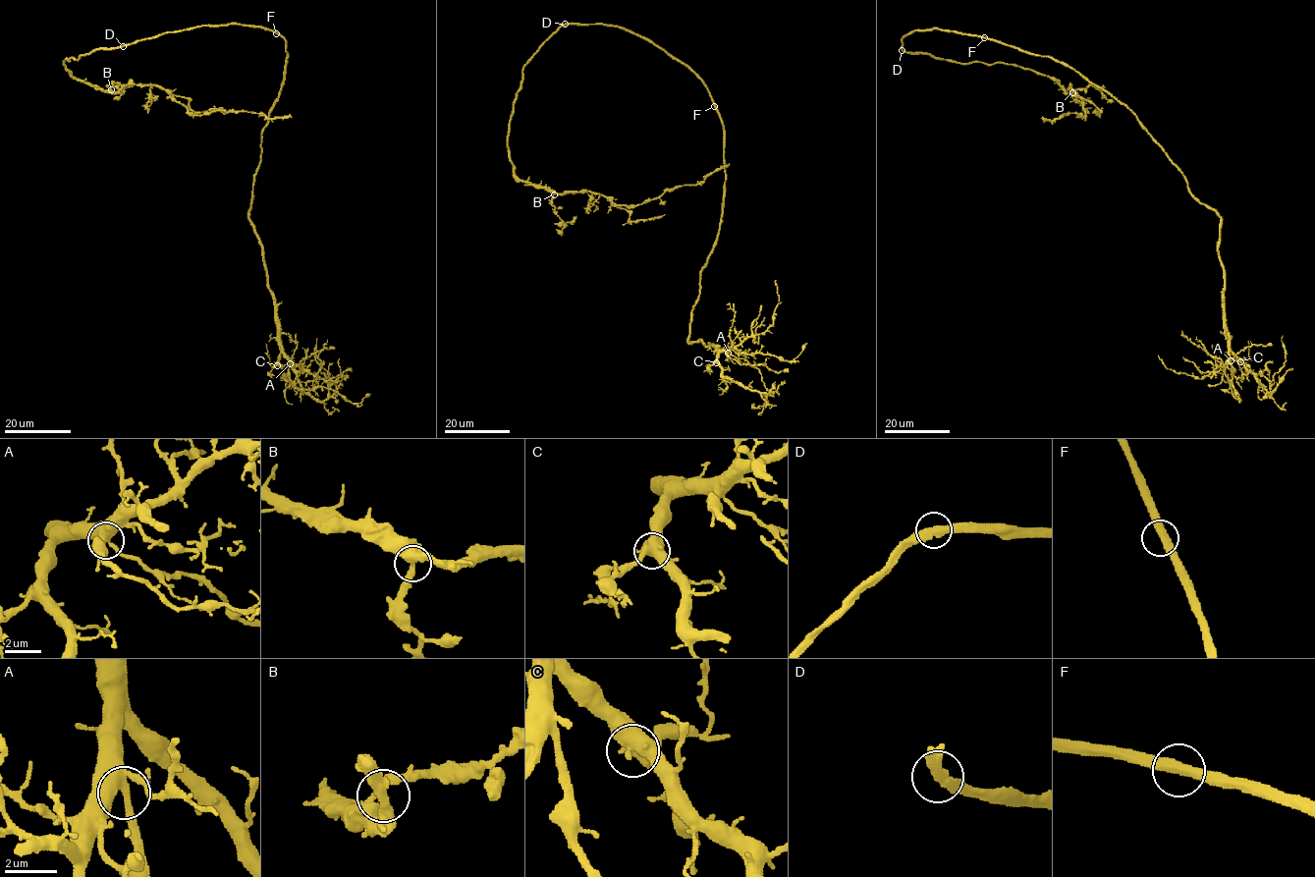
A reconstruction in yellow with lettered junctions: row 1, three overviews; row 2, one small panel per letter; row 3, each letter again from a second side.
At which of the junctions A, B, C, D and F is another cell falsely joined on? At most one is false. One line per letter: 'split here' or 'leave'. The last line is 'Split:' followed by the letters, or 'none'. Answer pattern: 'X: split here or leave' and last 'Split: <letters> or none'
A: leave
B: leave
C: leave
D: leave
F: leave
Split: none

